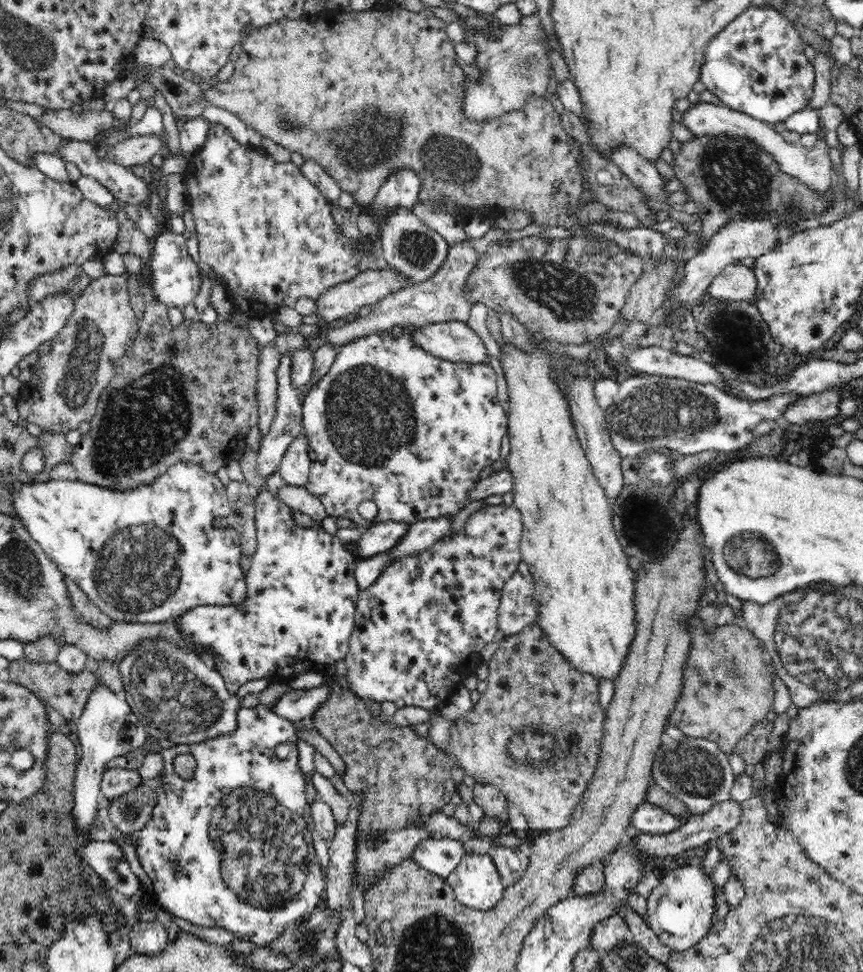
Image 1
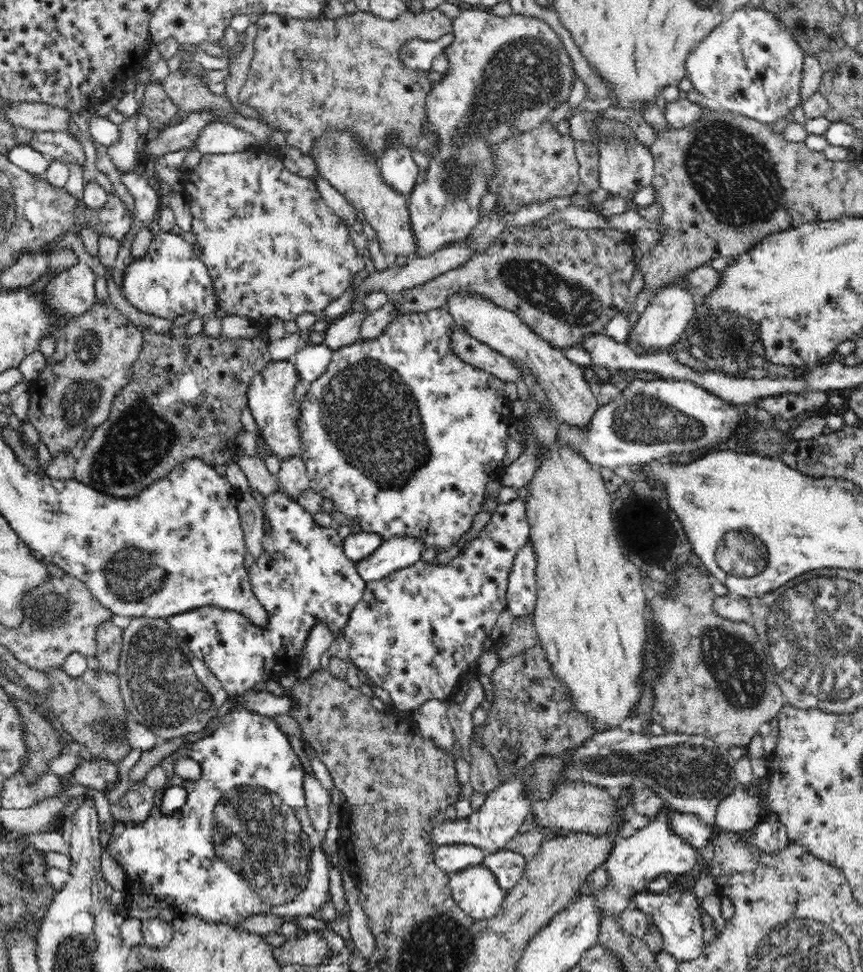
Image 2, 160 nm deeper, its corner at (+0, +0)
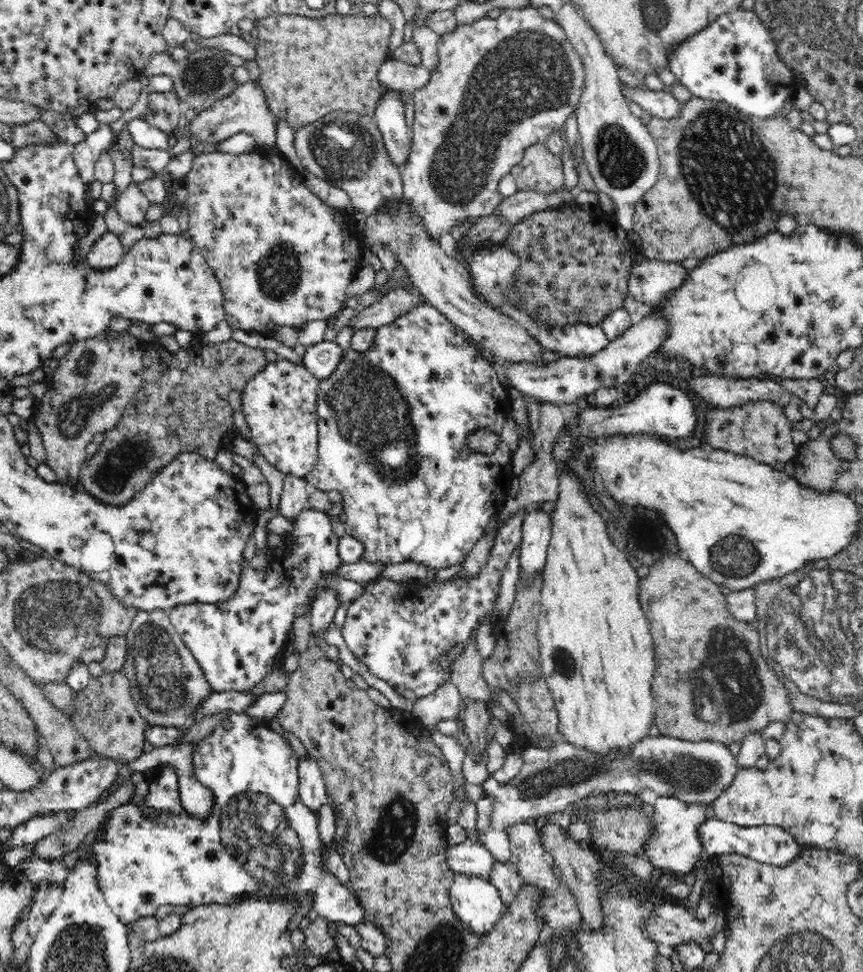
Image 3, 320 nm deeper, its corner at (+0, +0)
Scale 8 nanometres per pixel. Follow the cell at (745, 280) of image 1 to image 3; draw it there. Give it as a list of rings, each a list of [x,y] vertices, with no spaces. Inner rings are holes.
[[[645,257],[631,266],[627,287],[639,303],[655,308],[685,281],[688,273],[680,263]]]

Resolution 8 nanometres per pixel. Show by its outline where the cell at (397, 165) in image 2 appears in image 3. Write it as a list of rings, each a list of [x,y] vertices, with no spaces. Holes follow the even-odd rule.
[[[393,92],[388,93],[376,108],[374,120],[380,129],[389,162],[396,168],[403,168],[411,152],[406,109]]]

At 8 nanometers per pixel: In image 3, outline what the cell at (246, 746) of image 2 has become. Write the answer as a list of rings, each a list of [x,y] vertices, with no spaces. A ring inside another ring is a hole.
[[[231,712],[228,718],[213,725],[211,734],[196,743],[196,752],[194,752],[194,758],[192,758],[192,769],[194,769],[197,779],[209,790],[212,790],[215,795],[215,810],[211,818],[208,818],[206,821],[200,821],[200,819],[193,821],[190,815],[184,811],[182,803],[180,803],[178,773],[169,764],[161,764],[156,780],[148,779],[150,788],[146,800],[142,802],[141,808],[132,807],[129,803],[126,806],[120,806],[120,808],[112,810],[108,814],[102,825],[103,831],[100,833],[100,838],[91,846],[92,852],[96,854],[95,862],[98,862],[96,874],[98,874],[99,886],[103,891],[104,898],[107,899],[108,906],[119,916],[120,920],[123,920],[124,924],[132,926],[141,917],[154,915],[162,904],[172,904],[174,906],[185,904],[190,908],[210,904],[231,907],[232,904],[244,900],[246,896],[252,896],[253,893],[260,893],[263,898],[265,896],[274,896],[274,898],[276,896],[294,896],[294,898],[300,898],[302,894],[314,892],[314,904],[312,904],[314,916],[323,917],[331,925],[343,923],[344,925],[354,926],[364,922],[366,920],[365,911],[362,909],[360,901],[357,900],[354,891],[350,891],[350,889],[342,885],[337,877],[334,877],[330,872],[326,872],[324,866],[322,866],[322,858],[320,858],[321,839],[318,836],[317,816],[302,803],[299,794],[300,778],[298,768],[299,757],[290,747],[288,741],[282,735],[277,734],[268,726],[262,724],[257,718],[248,714]],[[144,807],[154,808],[155,816],[152,819],[148,819],[143,815],[142,808]]]

